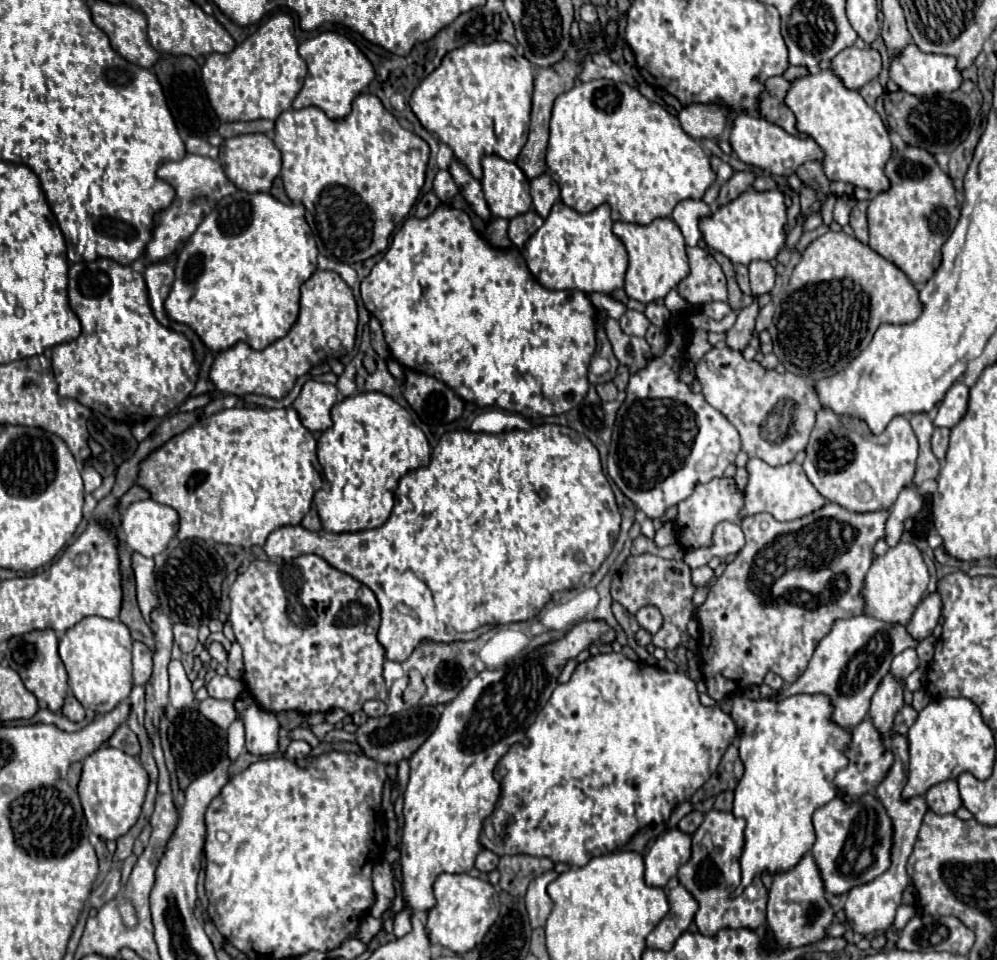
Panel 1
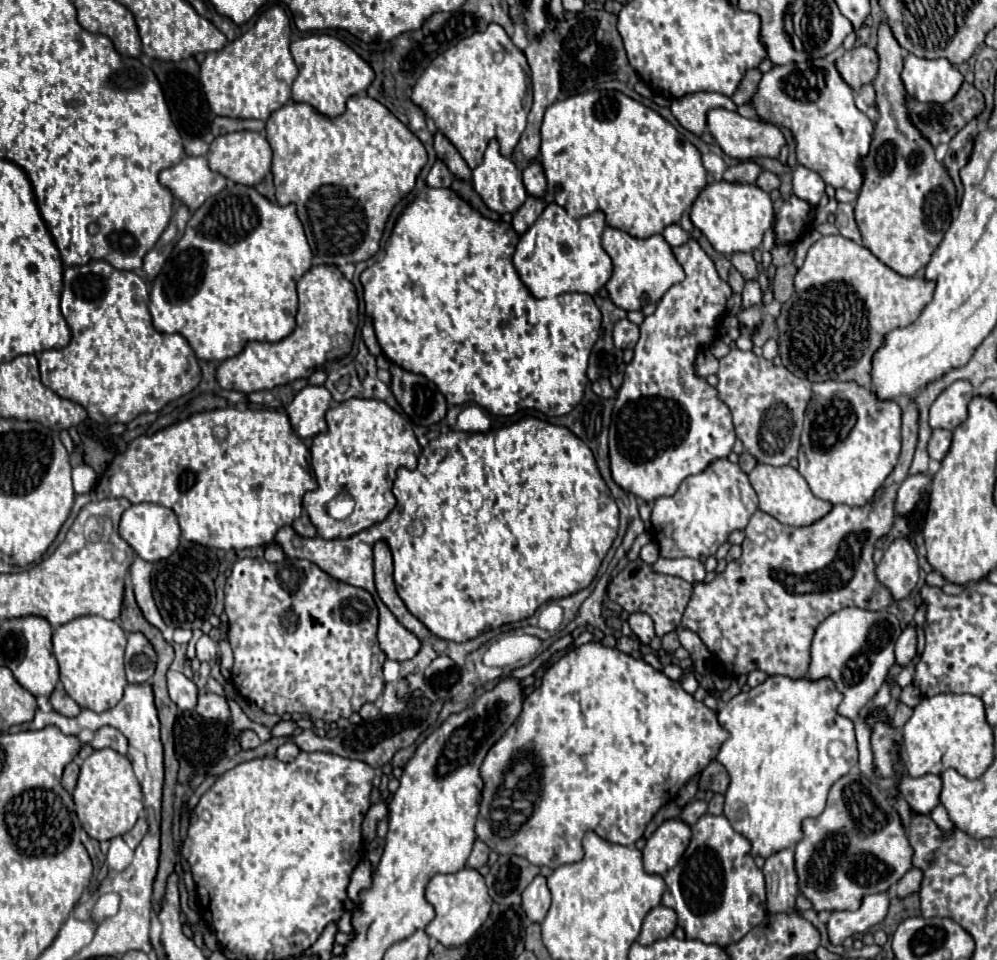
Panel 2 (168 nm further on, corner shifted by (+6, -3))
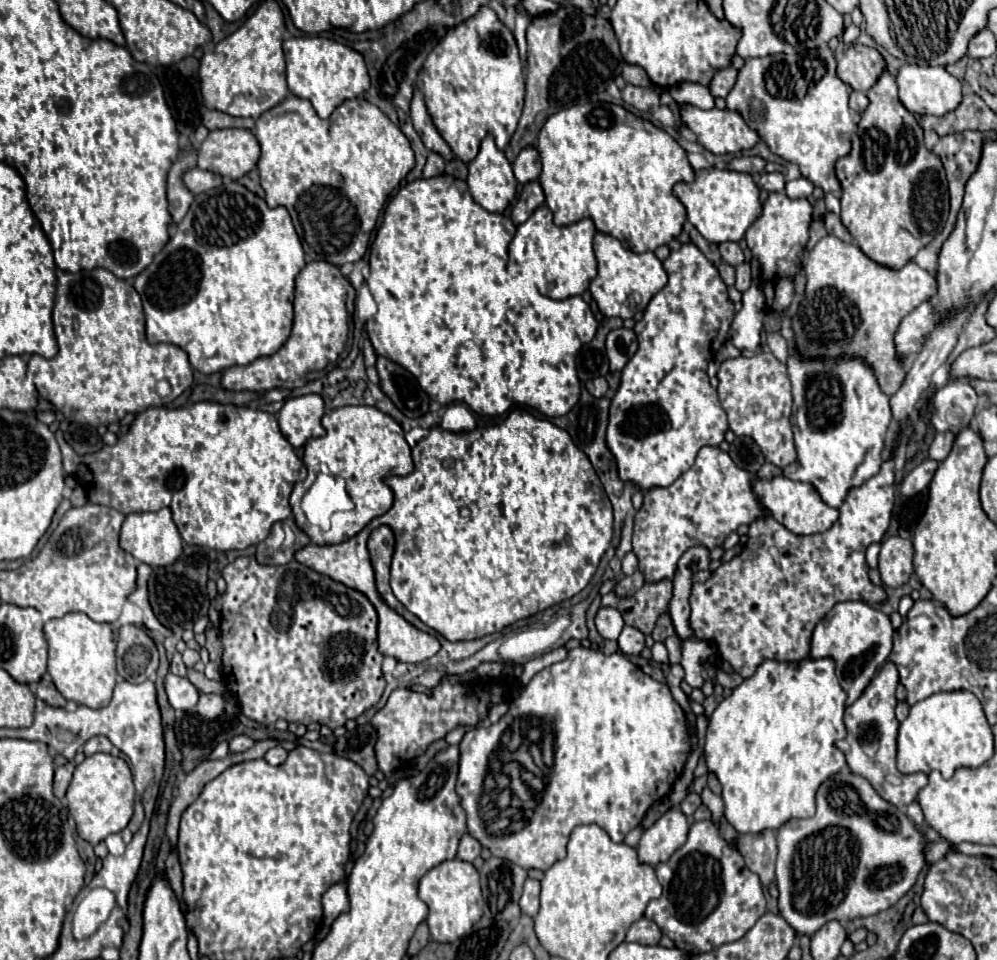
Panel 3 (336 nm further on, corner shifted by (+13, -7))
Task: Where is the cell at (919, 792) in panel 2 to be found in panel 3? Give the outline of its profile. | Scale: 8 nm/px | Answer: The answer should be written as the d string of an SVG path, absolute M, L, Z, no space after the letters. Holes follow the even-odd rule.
M888 661L868 683L866 691L862 691L862 695L852 705L846 707L844 711L846 737L838 741L836 747L846 755L846 763L854 775L868 779L868 783L882 799L890 801L896 807L906 807L916 799L918 791L928 783L928 775L924 773L902 775L896 769L896 737L900 725L894 715L896 685L898 685L898 669L894 663Z

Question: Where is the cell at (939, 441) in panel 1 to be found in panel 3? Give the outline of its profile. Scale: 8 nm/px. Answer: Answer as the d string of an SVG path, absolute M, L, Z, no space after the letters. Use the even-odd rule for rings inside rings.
M944 431L944 433L936 433L932 445L930 445L930 451L928 451L928 457L934 459L934 461L944 461L952 449L952 443L956 439L956 433L952 431Z

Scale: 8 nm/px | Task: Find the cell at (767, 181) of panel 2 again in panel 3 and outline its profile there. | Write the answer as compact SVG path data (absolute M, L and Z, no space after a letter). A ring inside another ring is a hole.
M762 173L758 179L758 187L764 191L784 191L786 179L782 173Z

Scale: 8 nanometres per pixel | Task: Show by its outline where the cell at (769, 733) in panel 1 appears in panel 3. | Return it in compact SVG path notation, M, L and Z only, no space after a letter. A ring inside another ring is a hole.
M822 657L822 659L802 659L798 663L782 663L776 659L766 659L752 677L744 679L736 689L732 689L732 693L728 697L724 697L724 701L716 707L716 711L710 717L710 725L706 731L706 745L704 745L704 753L706 753L706 765L708 769L718 777L718 781L722 783L722 799L724 799L724 817L728 819L728 823L738 831L738 833L760 833L764 829L778 829L782 823L786 823L792 817L812 817L816 803L814 803L814 795L820 787L822 781L826 781L830 775L838 773L844 765L844 753L838 751L834 747L836 739L844 739L846 737L846 727L842 721L844 715L844 701L846 701L846 693L842 691L838 679L836 679L836 663L830 657Z

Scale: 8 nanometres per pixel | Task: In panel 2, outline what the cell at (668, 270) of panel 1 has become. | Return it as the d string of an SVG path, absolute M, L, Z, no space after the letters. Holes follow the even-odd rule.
M607 227L603 231L603 249L609 253L615 267L607 283L609 297L617 307L625 311L643 309L647 303L657 303L661 295L665 295L665 291L673 287L673 283L681 283L681 279L685 279L685 271L681 271L681 265L677 263L671 245L663 235L637 239L621 229Z

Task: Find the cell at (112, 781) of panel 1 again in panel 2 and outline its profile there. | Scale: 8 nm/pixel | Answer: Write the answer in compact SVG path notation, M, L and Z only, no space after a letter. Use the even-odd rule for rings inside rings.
M113 749L93 751L81 765L77 787L73 791L75 812L89 837L109 841L133 829L139 811L143 809L141 785L131 769L131 761Z

